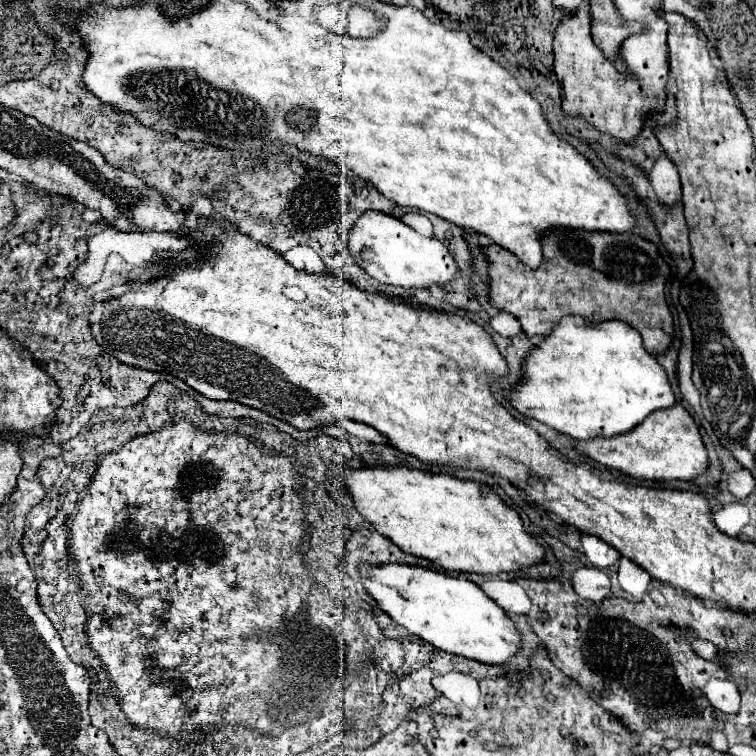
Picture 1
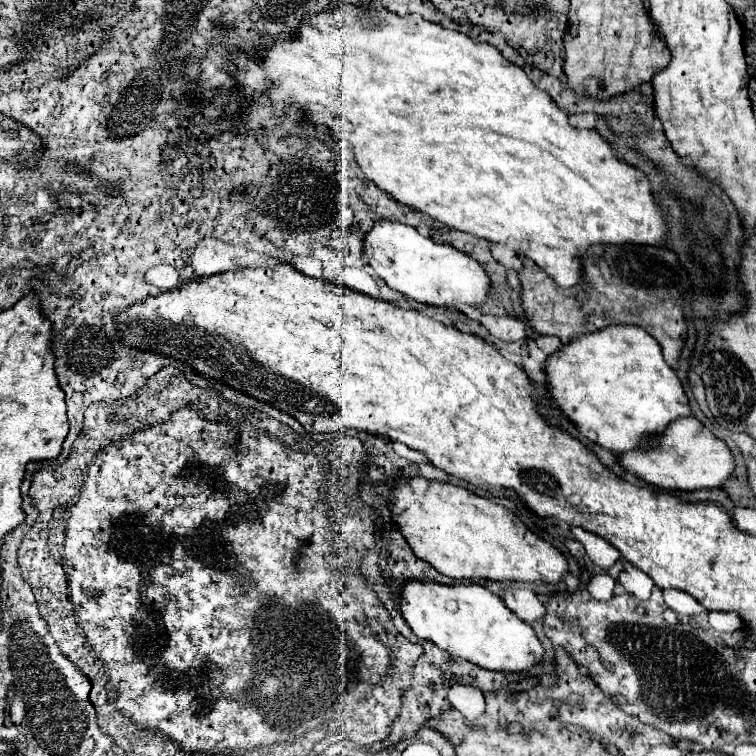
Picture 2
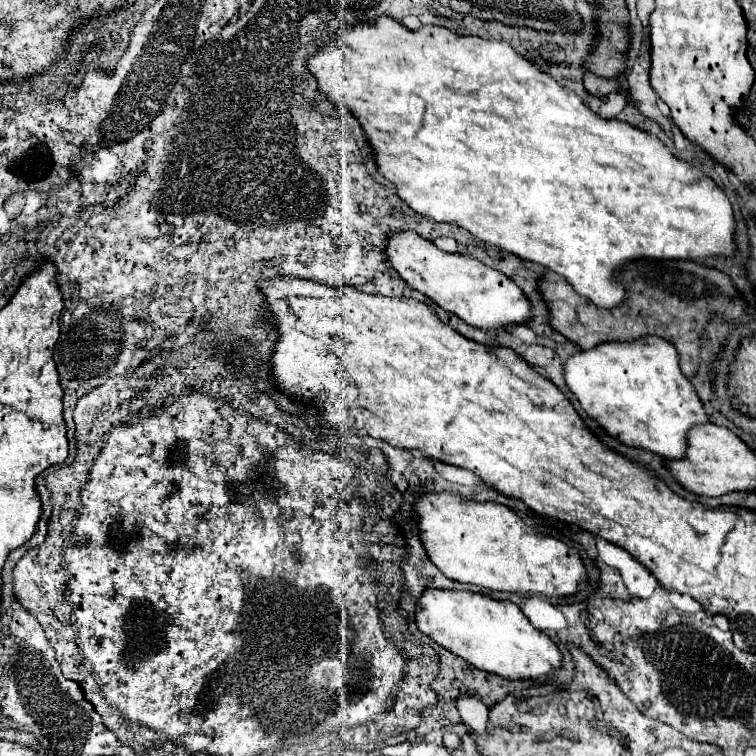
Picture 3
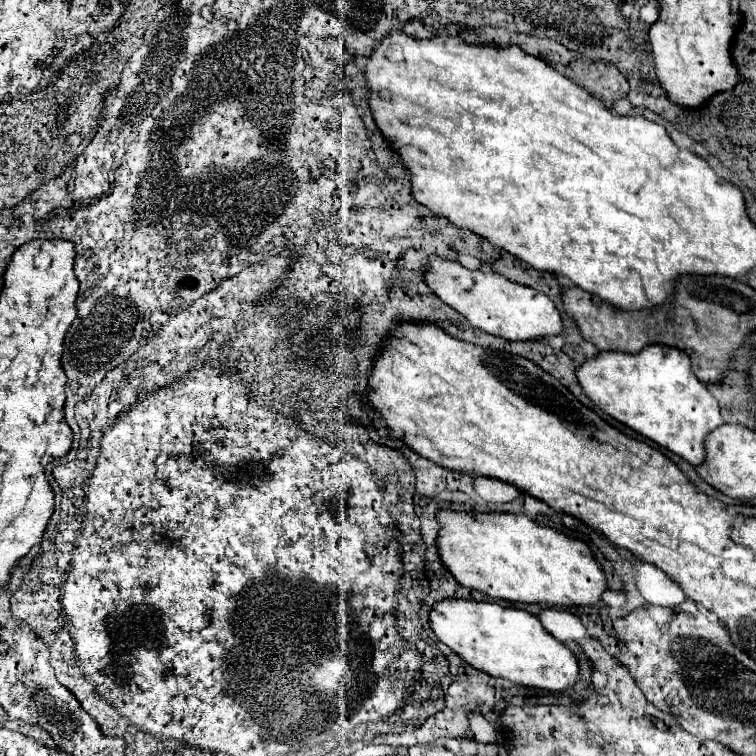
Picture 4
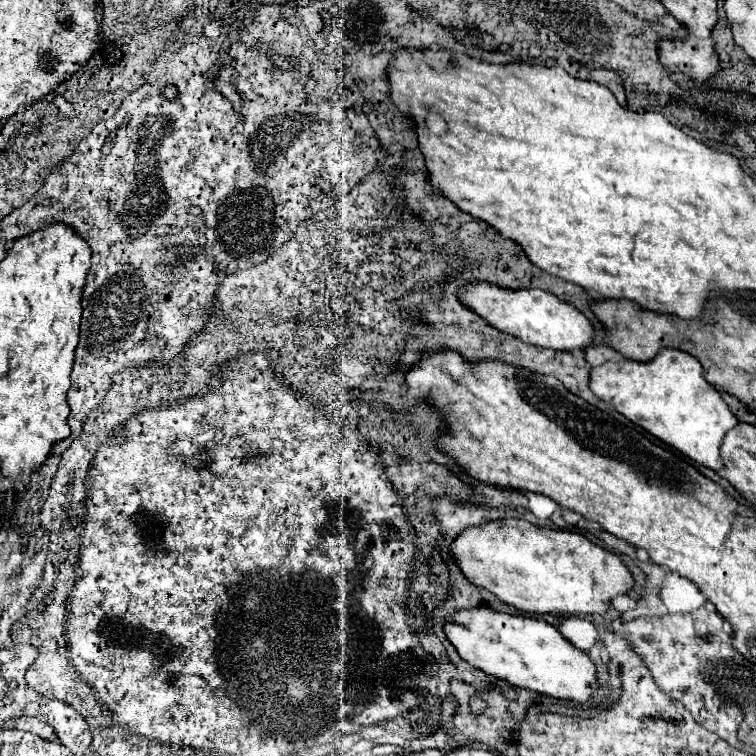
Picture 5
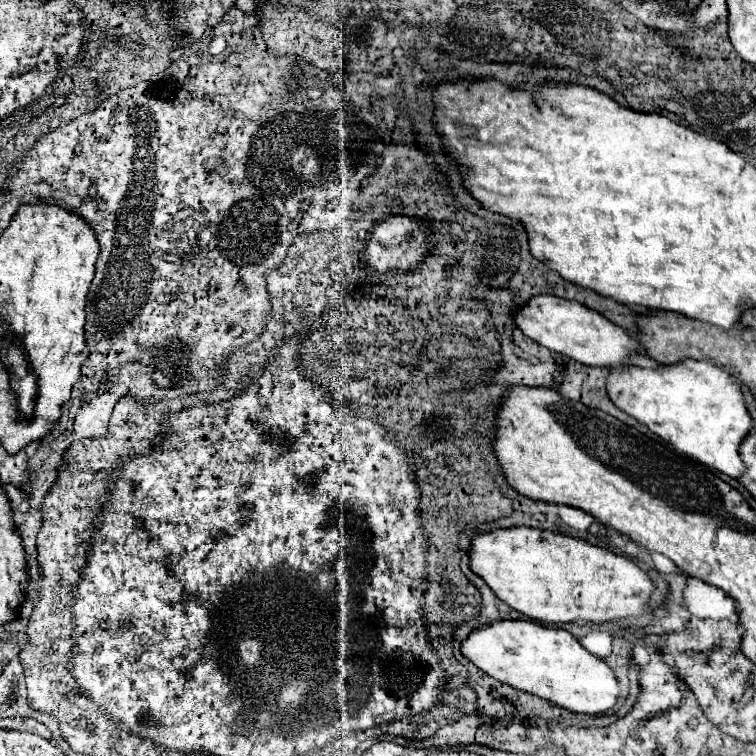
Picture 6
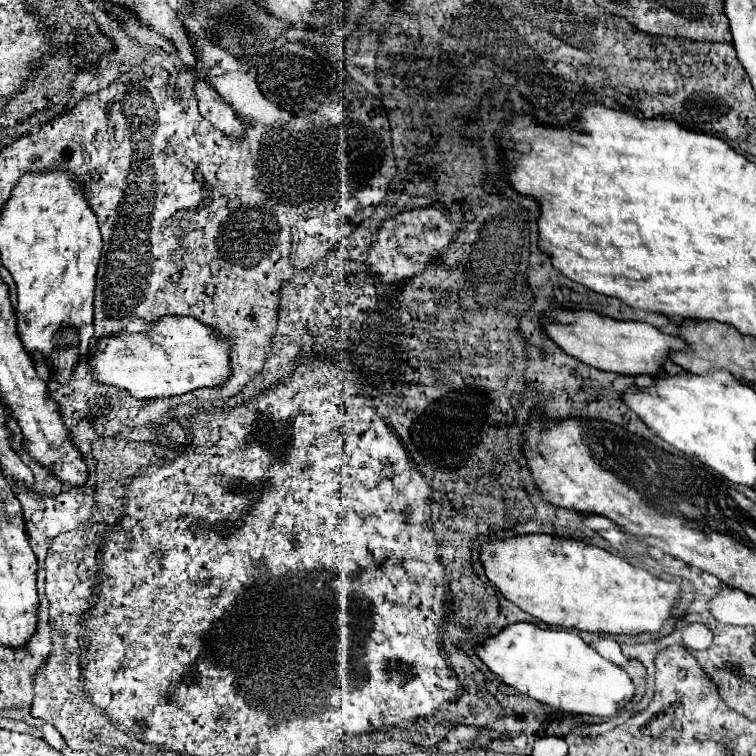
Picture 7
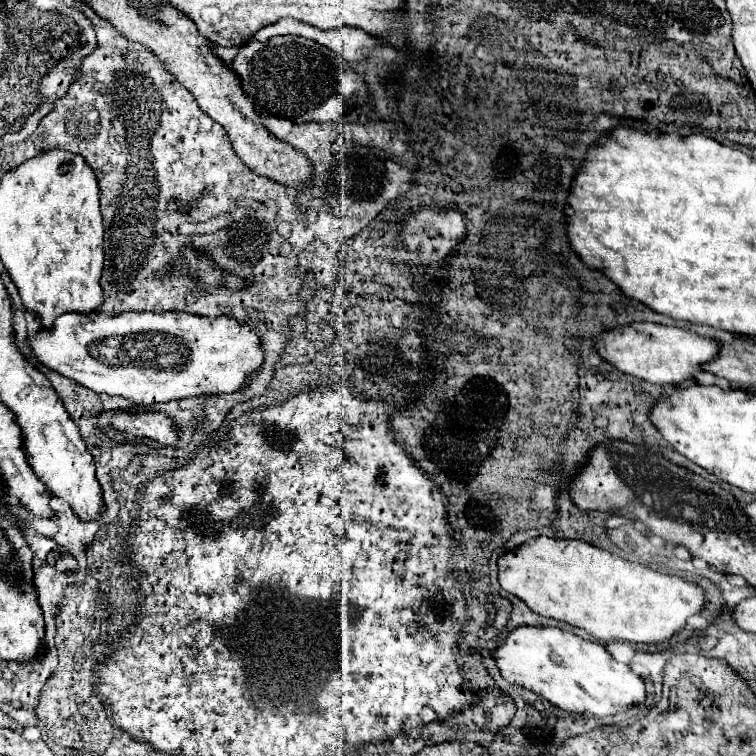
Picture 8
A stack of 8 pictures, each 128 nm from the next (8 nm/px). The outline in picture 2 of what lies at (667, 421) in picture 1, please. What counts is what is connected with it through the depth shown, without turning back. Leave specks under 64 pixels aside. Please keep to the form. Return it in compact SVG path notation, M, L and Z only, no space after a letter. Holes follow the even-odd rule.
M694 416L668 424L664 436L660 436L660 440L652 440L652 446L640 442L638 448L618 454L616 458L624 472L630 472L636 478L664 490L718 488L734 470L734 462L726 444L714 438L712 432Z

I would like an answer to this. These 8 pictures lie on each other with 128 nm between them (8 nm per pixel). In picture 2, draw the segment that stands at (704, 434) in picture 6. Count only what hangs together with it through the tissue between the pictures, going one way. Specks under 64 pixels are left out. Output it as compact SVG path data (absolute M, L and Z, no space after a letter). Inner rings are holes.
M632 324L602 328L600 332L592 332L588 336L576 336L570 344L562 344L546 360L546 384L546 400L554 400L554 406L578 428L584 438L616 454L638 448L644 436L660 436L672 420L692 416L682 384L676 372L664 362L660 344L646 330Z

